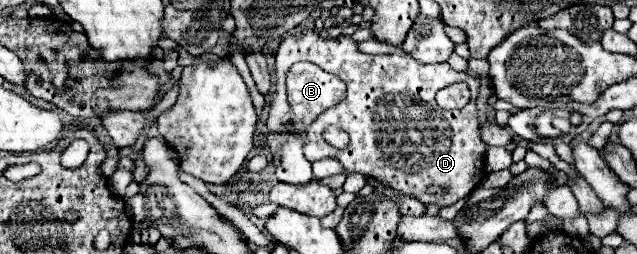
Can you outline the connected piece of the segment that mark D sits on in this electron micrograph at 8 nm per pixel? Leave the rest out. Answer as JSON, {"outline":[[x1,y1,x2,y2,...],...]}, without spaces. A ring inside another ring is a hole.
{"outline":[[304,30,302,34,292,34,282,40,282,44,276,52,276,74,274,76,276,76,276,94,272,96,272,104,268,108,266,126,270,132,278,132,278,134,304,134,304,156,310,162,316,162,316,160,322,160,328,156,338,158,346,170,372,176,374,180,378,180,384,186,390,186,406,196,412,196,412,198,420,200,422,204,436,204,438,208,456,204,460,198,468,196,484,180,482,158,484,158,486,146,478,136,478,112,476,112,476,98,478,98,480,80,468,72,454,72,450,68,450,64,420,64,410,56,362,54,362,52,358,52,356,42,350,36,332,40,332,38,322,38,314,30],[300,60,318,64,322,70,340,76,348,84,348,96,338,106,332,106,326,112,322,112,304,132,296,130,292,126,292,110,290,110,290,104,286,98,286,74,292,68,292,64,296,64],[454,82,466,82,472,92,472,98,462,110,442,110,436,104,434,96,438,90,442,90,444,86,450,86],[330,124,338,126,350,134,350,144,346,150,338,152,322,138,322,130],[430,184,446,186,448,194,444,194,444,196,428,194,426,188]]}

